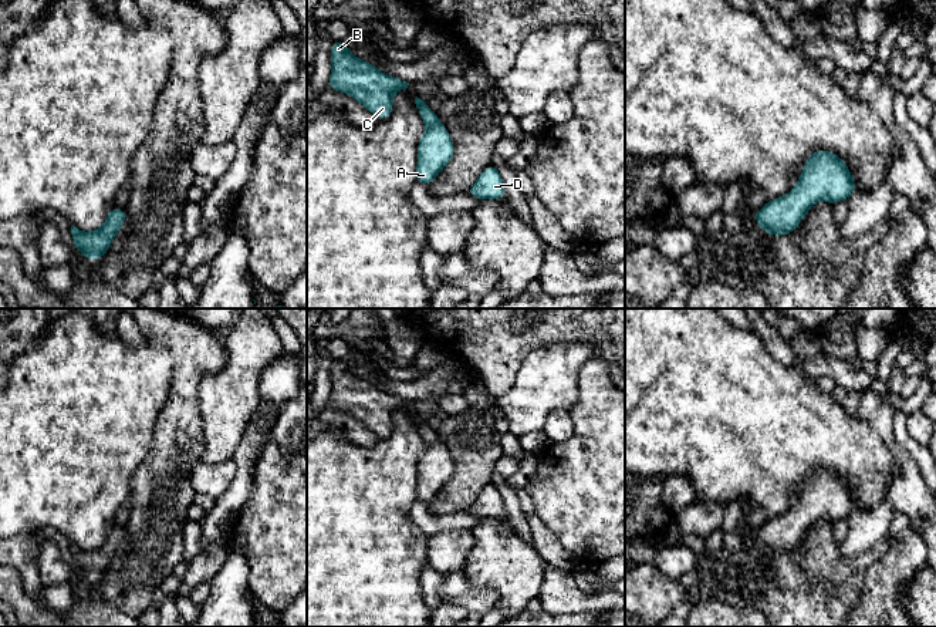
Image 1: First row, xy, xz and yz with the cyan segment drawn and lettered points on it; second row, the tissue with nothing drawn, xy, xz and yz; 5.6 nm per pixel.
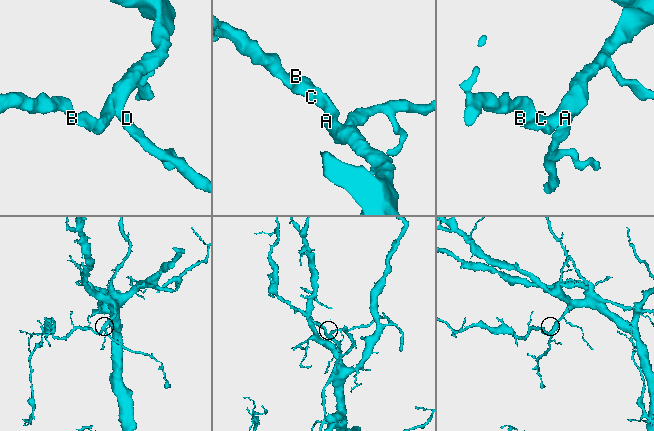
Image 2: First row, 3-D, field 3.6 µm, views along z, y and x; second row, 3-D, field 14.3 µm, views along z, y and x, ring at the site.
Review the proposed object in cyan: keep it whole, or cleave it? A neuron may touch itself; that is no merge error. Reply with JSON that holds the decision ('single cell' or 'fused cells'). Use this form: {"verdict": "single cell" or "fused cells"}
{"verdict": "single cell"}

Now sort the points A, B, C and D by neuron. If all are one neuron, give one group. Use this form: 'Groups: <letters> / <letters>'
Groups: A B C D

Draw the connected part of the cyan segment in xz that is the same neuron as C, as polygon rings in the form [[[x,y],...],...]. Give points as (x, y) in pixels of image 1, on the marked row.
[[[332,43],[328,90],[348,94],[379,121],[391,117],[393,94],[406,90],[408,85],[406,81],[383,74],[371,63],[354,57],[345,43]]]

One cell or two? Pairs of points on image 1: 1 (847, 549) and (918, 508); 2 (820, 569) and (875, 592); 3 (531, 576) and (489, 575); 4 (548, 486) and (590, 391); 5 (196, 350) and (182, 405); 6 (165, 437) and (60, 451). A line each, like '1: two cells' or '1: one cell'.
1: two cells
2: two cells
3: one cell
4: one cell
5: one cell
6: two cells

